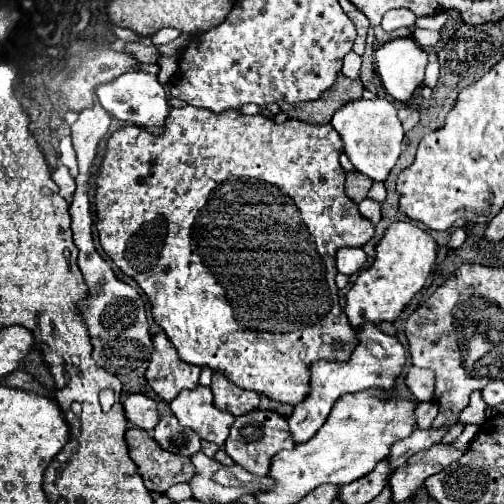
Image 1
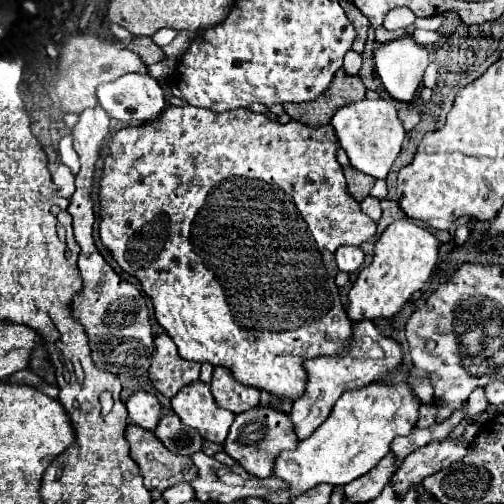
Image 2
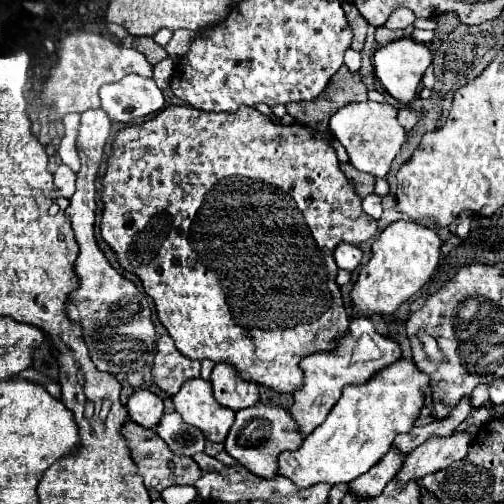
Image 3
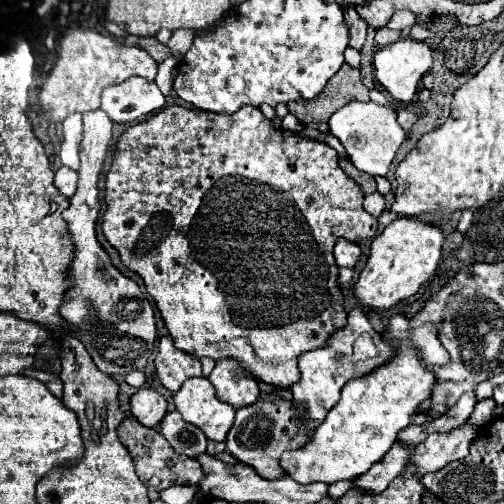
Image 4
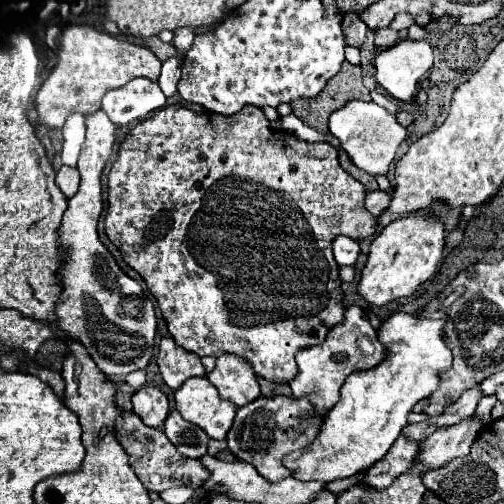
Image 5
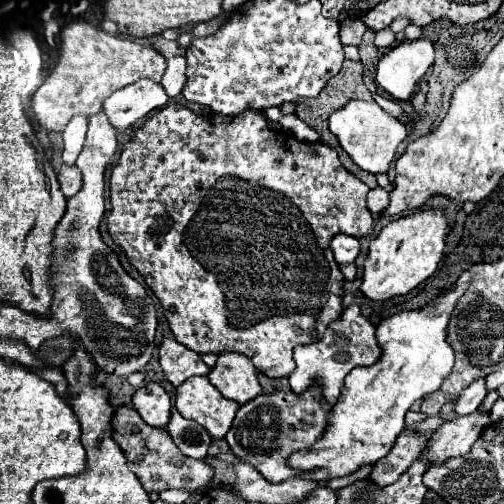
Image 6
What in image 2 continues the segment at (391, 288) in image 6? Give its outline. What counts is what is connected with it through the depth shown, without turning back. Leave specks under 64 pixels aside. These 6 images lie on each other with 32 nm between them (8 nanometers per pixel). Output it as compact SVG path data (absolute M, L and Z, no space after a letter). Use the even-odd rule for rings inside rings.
M406 220L392 222L374 242L372 262L364 270L360 270L348 294L350 320L358 322L364 318L366 320L392 318L402 308L402 304L406 304L410 296L428 282L438 262L438 248L440 248L440 240L426 228L420 228Z

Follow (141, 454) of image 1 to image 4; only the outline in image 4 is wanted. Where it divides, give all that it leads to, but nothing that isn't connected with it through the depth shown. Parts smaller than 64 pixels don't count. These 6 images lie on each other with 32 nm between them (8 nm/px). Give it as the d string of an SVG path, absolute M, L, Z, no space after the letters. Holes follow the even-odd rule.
M126 416L118 426L118 438L128 448L138 478L146 484L146 488L152 490L166 490L170 486L186 484L186 486L198 486L198 482L204 478L204 470L200 468L200 462L188 456L180 456L174 452L174 448L160 436L158 430L142 426L134 416Z

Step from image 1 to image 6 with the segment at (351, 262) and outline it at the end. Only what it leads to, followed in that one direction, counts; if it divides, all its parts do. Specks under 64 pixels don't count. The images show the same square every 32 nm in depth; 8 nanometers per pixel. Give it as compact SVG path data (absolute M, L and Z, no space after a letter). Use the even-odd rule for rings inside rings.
M336 234L332 238L332 242L330 242L330 248L332 248L338 264L350 264L350 262L354 262L356 256L358 256L358 252L360 252L358 238L348 236L348 234Z

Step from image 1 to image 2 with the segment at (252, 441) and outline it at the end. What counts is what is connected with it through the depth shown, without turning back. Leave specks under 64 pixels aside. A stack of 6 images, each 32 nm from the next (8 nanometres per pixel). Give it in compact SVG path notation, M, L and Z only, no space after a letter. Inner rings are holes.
M254 406L252 410L236 414L236 420L230 426L228 438L224 442L224 452L232 456L252 476L268 478L272 476L276 456L282 450L294 450L298 444L300 440L296 440L296 432L292 432L292 420L286 412L272 406Z

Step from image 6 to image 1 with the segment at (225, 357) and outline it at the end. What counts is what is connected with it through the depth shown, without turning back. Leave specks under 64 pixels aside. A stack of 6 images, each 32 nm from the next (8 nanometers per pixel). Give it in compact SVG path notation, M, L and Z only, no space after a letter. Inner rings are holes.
M214 372L212 384L210 384L210 390L214 394L214 404L220 410L226 410L234 416L256 410L258 402L260 402L260 396L252 390L240 390L236 384L232 384L232 380L228 380L222 374L224 372Z

